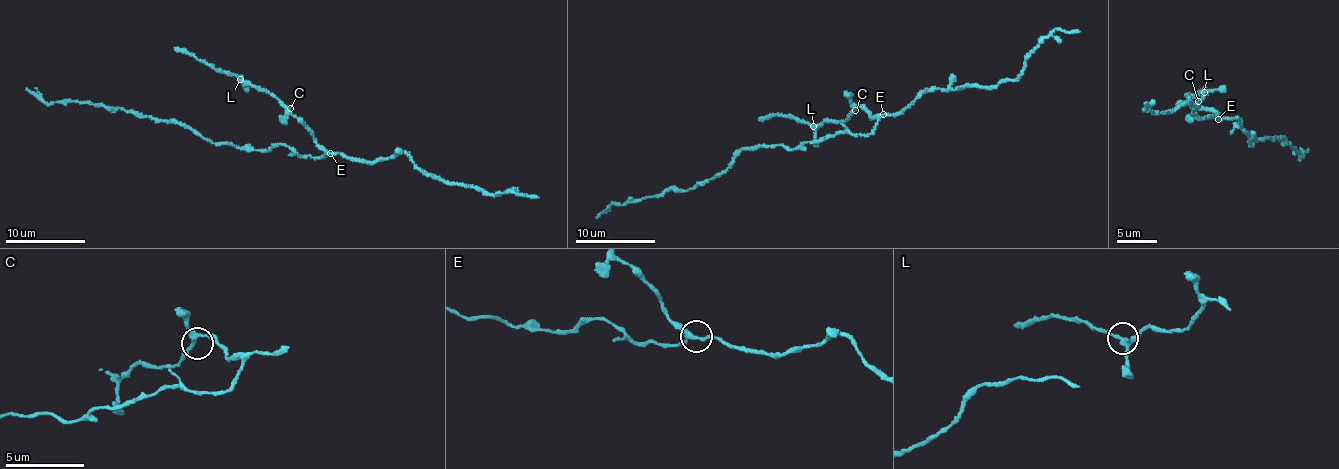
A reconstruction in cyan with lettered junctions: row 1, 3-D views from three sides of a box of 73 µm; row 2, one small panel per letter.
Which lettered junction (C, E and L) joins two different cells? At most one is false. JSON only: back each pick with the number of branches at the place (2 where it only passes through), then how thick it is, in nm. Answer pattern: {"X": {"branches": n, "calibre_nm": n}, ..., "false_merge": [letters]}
{"false_merge": []}

